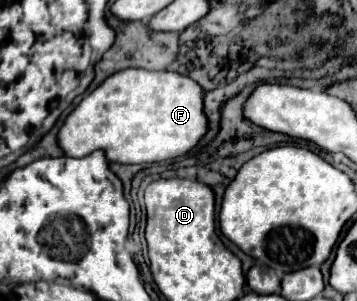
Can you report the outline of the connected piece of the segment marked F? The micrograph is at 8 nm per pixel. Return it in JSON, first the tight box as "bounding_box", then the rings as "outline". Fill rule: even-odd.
{"bounding_box":[58,68,208,164],"outline":[[[126,68],[108,76],[94,92],[90,92],[64,120],[64,126],[58,132],[58,144],[64,154],[72,158],[84,158],[94,150],[106,150],[110,162],[120,164],[150,164],[170,160],[182,154],[188,154],[208,132],[208,116],[204,112],[204,88],[180,72],[170,70],[142,70]]]}

